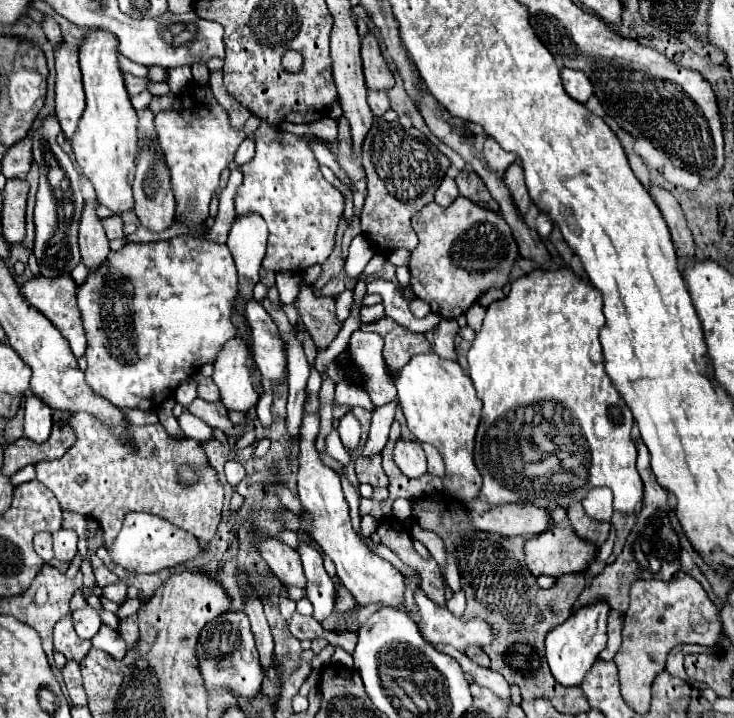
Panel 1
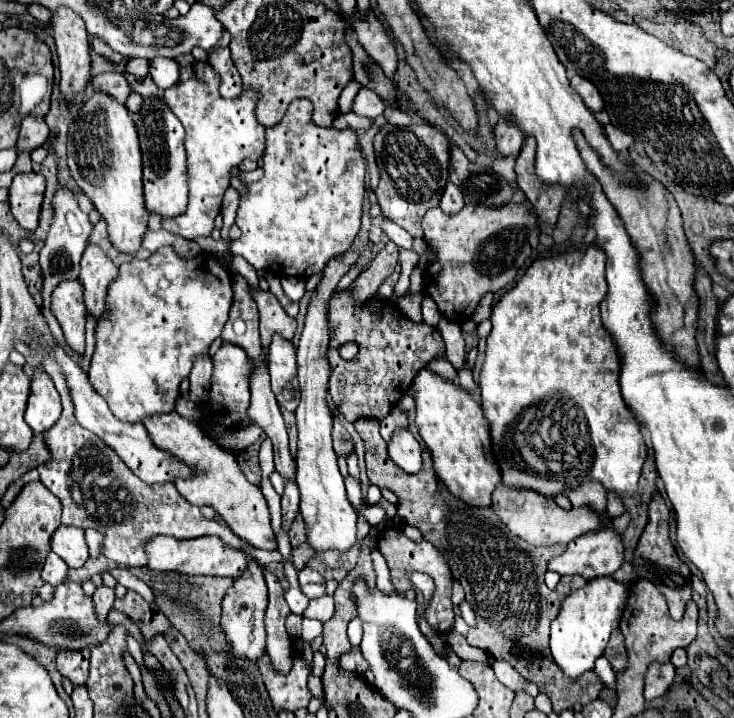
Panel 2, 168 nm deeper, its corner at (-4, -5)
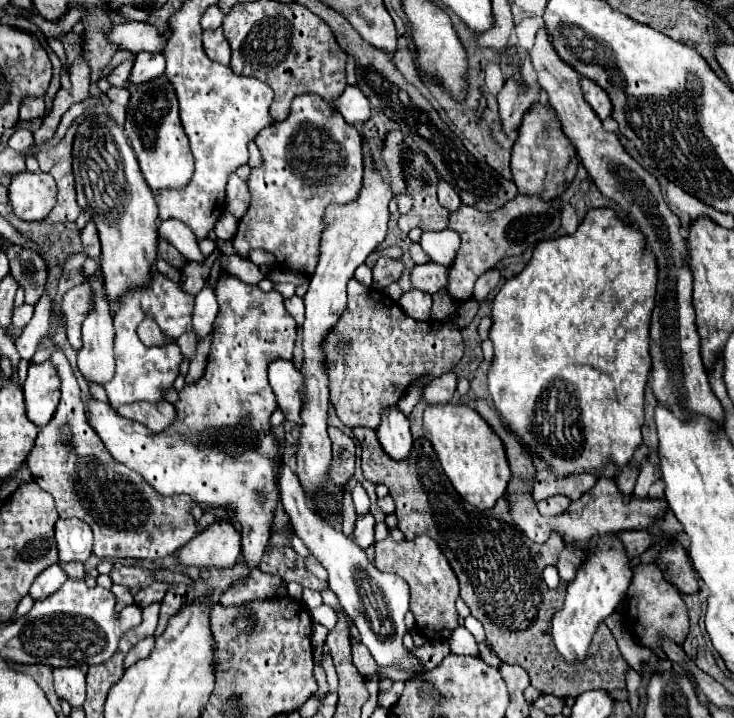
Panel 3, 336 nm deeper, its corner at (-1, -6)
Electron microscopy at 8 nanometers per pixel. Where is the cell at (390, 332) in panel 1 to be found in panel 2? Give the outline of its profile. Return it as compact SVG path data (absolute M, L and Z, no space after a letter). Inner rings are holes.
M351 287L335 293L329 307L329 327L331 327L331 343L329 343L329 363L331 363L331 381L329 381L329 395L337 405L339 413L349 421L355 423L357 419L383 419L389 411L401 401L401 397L409 391L417 371L421 371L429 361L439 359L445 355L445 343L437 327L429 327L427 323L413 323L405 317L399 307L391 299L371 297L365 303L359 303L351 295ZM345 343L357 343L359 351L355 359L343 359L339 355L339 347Z

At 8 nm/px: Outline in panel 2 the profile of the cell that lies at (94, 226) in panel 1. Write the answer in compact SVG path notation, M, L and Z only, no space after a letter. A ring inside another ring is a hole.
M89 245L81 259L81 275L79 281L85 287L85 305L87 313L95 317L95 321L101 321L105 315L105 297L109 283L117 277L117 267L111 259L97 247Z

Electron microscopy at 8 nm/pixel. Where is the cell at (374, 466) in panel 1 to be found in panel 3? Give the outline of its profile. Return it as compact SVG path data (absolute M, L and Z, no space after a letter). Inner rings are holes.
M358 426L352 432L362 446L364 478L388 486L390 496L396 502L398 528L406 540L416 536L430 536L436 540L460 582L460 598L466 602L472 616L482 622L486 642L502 662L522 666L538 692L558 698L576 698L586 690L626 688L626 672L630 666L622 658L606 624L598 628L594 648L590 648L590 656L584 660L586 664L566 664L552 644L550 620L554 610L562 606L566 584L560 582L558 588L550 590L542 570L548 564L554 564L558 552L564 548L560 536L550 536L546 544L526 540L510 520L506 498L500 498L496 506L488 510L464 502L442 472L434 448L426 438L422 438L422 462L418 448L412 450L410 458L396 462L382 452L376 430Z

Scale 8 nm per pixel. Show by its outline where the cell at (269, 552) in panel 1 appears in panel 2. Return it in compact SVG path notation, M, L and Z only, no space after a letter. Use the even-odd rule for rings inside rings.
M165 413L165 415L151 415L149 419L145 419L145 429L149 433L149 437L153 439L153 443L163 449L173 453L177 459L181 459L183 463L195 467L195 475L189 479L179 479L175 483L177 491L193 505L209 505L217 511L217 515L221 515L225 519L225 523L231 527L231 531L241 537L247 539L249 545L257 547L257 549L267 549L273 551L277 549L277 541L275 541L275 533L271 529L271 521L269 521L269 509L265 503L265 497L261 493L261 489L257 489L255 485L251 485L245 475L241 473L237 459L223 451L221 447L217 447L213 441L209 441L201 427L191 423L189 419L183 419L179 413Z

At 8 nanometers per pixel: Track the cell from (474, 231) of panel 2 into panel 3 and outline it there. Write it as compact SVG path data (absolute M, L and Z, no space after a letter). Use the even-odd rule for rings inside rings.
M518 194L514 200L490 214L462 204L458 212L450 214L448 228L460 234L462 244L448 270L446 290L456 302L466 302L468 298L472 298L472 288L480 274L496 268L502 258L520 256L526 248L556 236L560 228L560 210L554 202L542 202L538 196Z

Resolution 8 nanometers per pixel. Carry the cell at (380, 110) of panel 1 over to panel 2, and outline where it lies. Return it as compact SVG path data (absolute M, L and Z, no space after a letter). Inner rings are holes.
M361 87L359 93L355 95L355 101L353 101L351 111L357 113L357 115L361 115L361 117L377 119L377 117L383 115L385 105L383 105L383 101L375 93L369 93L365 87Z

